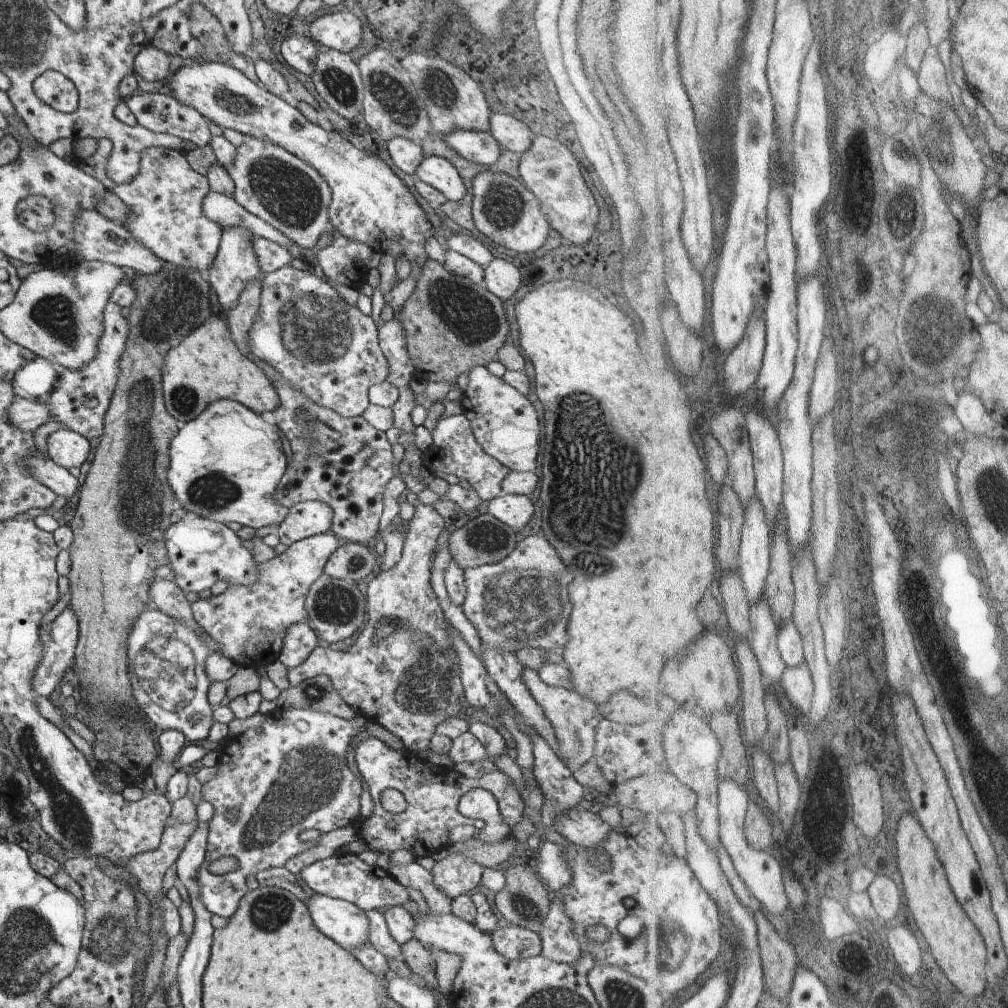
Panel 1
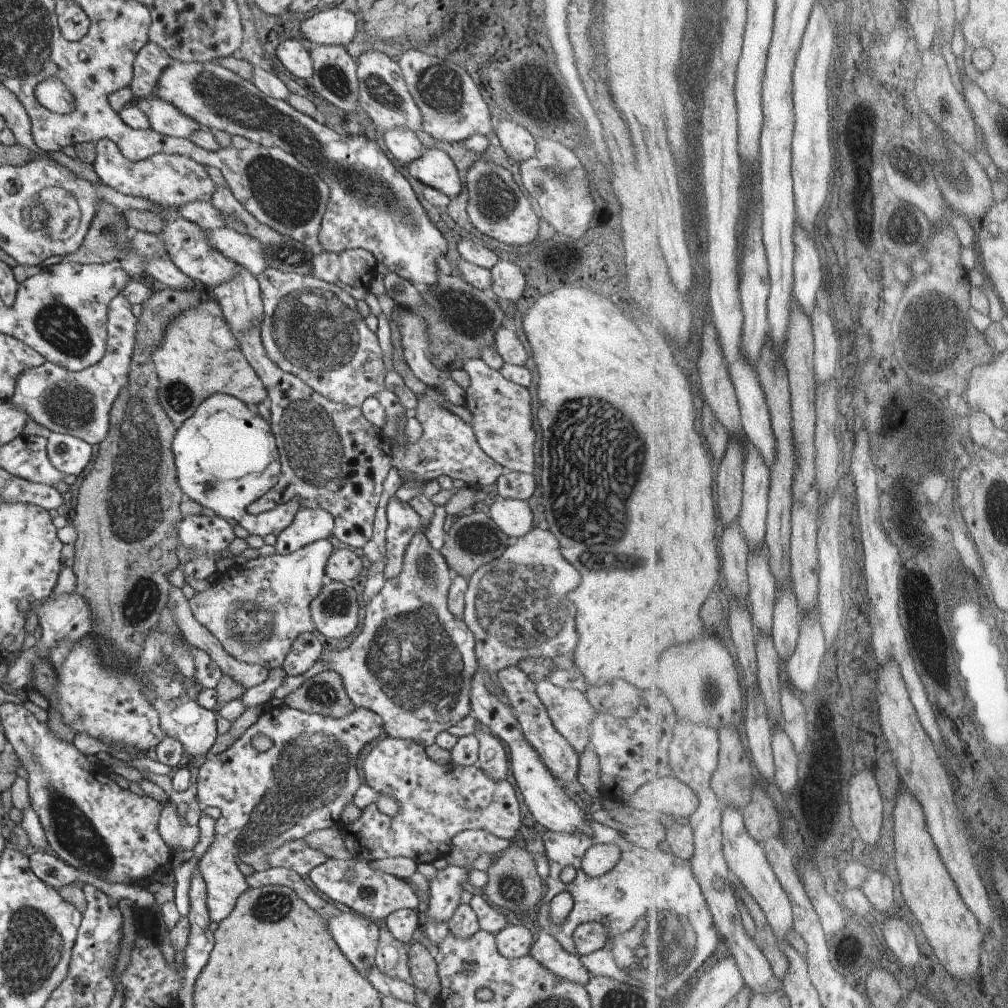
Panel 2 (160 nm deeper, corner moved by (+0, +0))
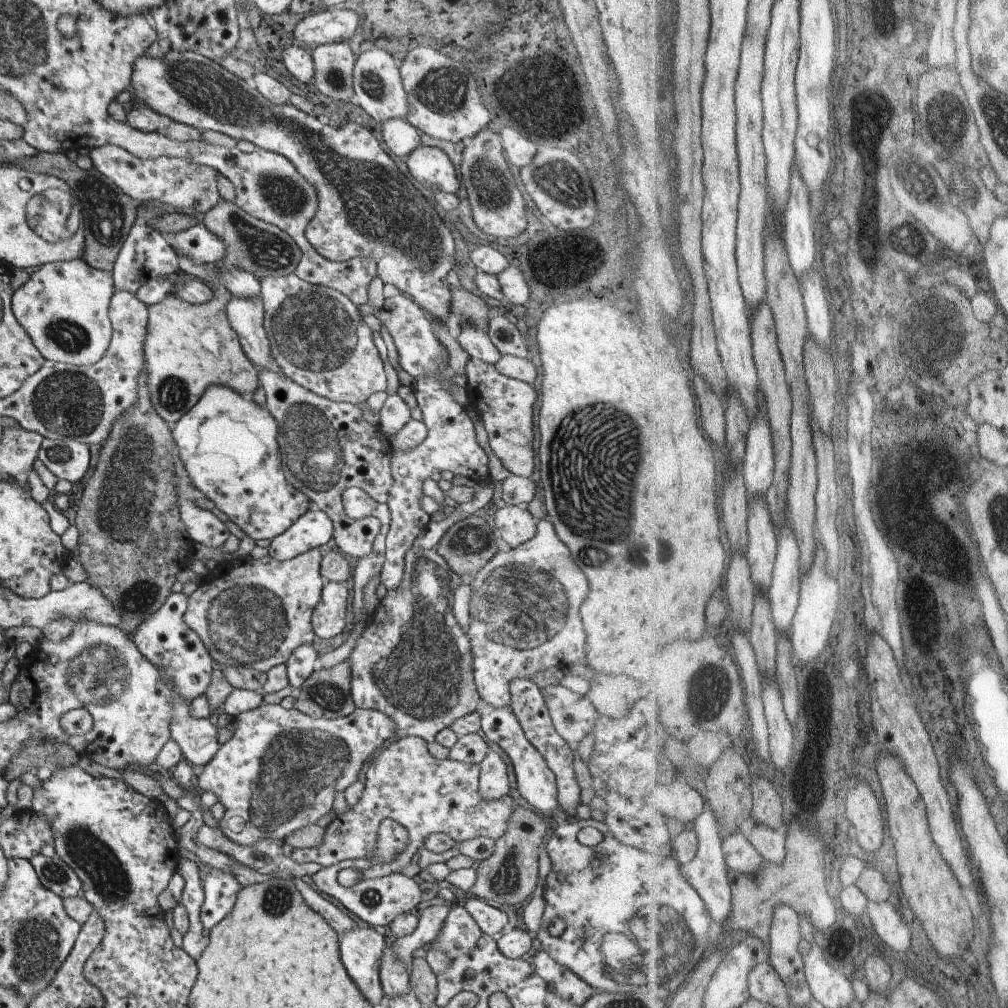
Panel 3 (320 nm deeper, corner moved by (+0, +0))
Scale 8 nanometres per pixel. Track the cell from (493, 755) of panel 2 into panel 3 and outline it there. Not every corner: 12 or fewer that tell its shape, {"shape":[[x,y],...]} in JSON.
{"shape":[[491,749],[479,765],[482,800],[510,790],[508,766]]}

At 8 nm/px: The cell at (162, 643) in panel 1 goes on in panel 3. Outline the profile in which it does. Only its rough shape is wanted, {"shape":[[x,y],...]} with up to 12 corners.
{"shape":[[175,699],[171,738],[196,770],[220,745],[217,726]]}

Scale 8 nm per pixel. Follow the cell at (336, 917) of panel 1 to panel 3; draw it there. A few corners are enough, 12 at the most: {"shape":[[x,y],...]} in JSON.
{"shape":[[362,923],[339,939],[344,968],[372,1006],[388,941]]}

